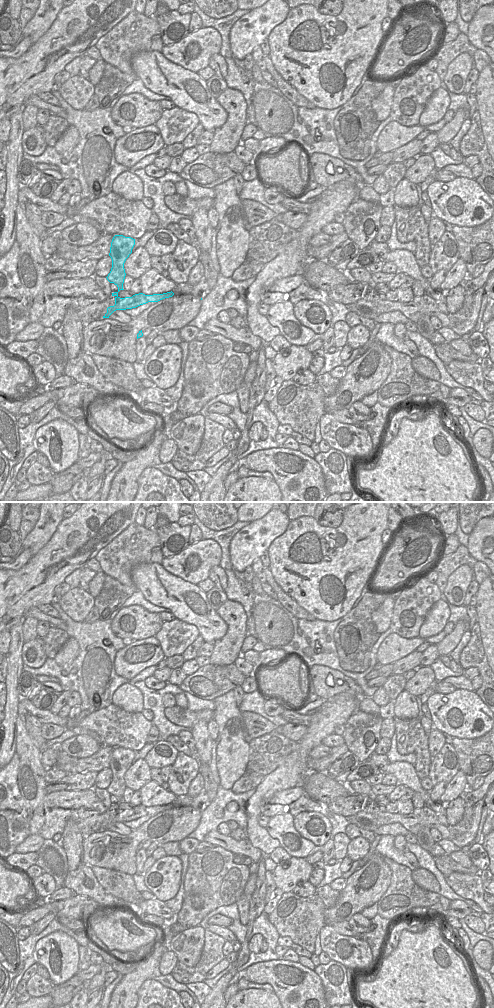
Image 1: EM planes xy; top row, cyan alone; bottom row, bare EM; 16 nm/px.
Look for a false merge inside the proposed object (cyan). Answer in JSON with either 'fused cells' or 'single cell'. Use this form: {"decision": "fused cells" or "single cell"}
{"decision": "fused cells"}

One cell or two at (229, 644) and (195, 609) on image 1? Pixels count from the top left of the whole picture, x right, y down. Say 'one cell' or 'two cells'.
two cells

